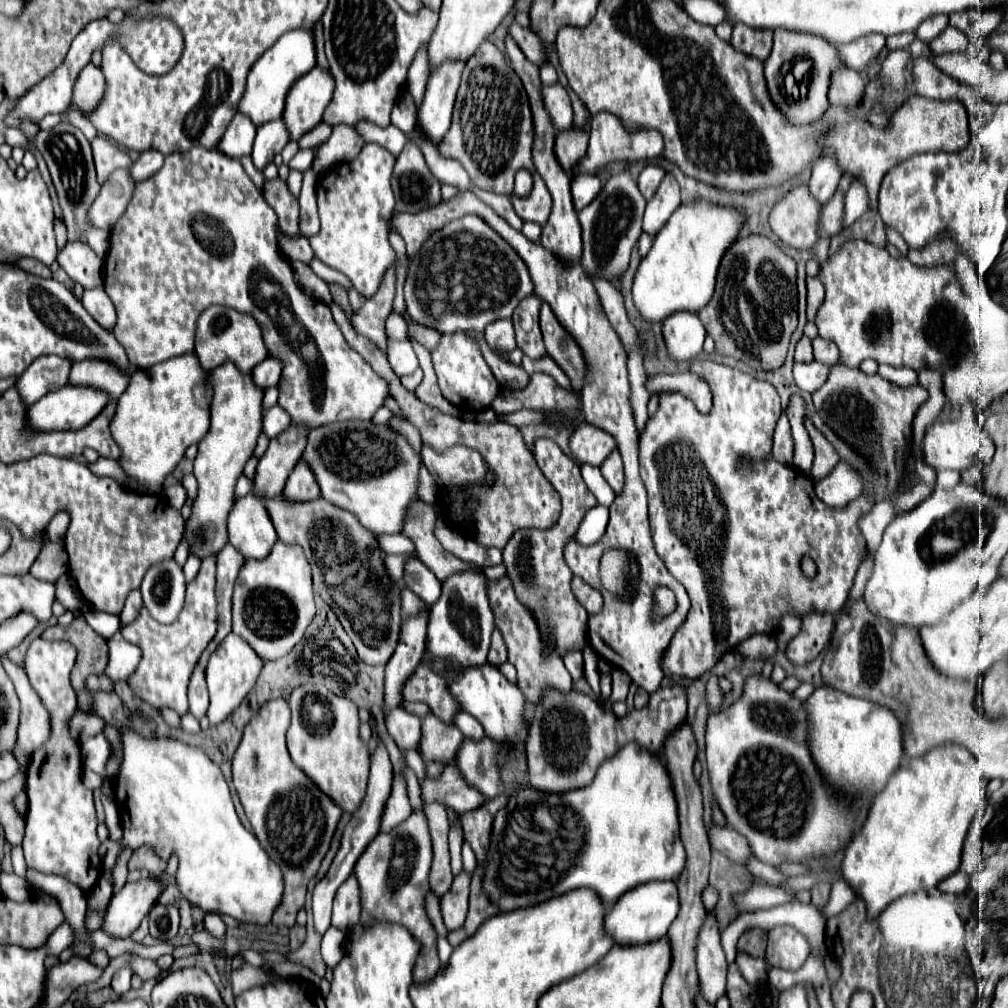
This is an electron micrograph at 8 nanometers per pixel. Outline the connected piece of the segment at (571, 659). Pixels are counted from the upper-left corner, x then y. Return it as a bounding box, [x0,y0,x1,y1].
[565,651,583,681]

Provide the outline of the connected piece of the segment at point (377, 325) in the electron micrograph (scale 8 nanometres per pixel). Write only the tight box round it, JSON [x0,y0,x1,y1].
[351,261,397,353]

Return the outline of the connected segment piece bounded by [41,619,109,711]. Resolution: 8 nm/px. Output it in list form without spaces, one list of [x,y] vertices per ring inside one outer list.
[[[75,619],[71,627],[49,627],[41,635],[47,641],[67,641],[77,649],[77,661],[71,671],[71,685],[75,687],[77,695],[83,695],[83,709],[89,711],[91,697],[85,693],[85,677],[95,673],[99,675],[99,641],[101,641],[101,673],[107,667],[107,641],[99,637],[83,619]]]

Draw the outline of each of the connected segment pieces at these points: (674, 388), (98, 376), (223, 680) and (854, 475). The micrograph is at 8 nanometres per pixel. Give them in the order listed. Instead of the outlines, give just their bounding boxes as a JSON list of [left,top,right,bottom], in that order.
[[645,373,713,413],[69,359,127,399],[205,633,263,725],[815,461,863,507]]

